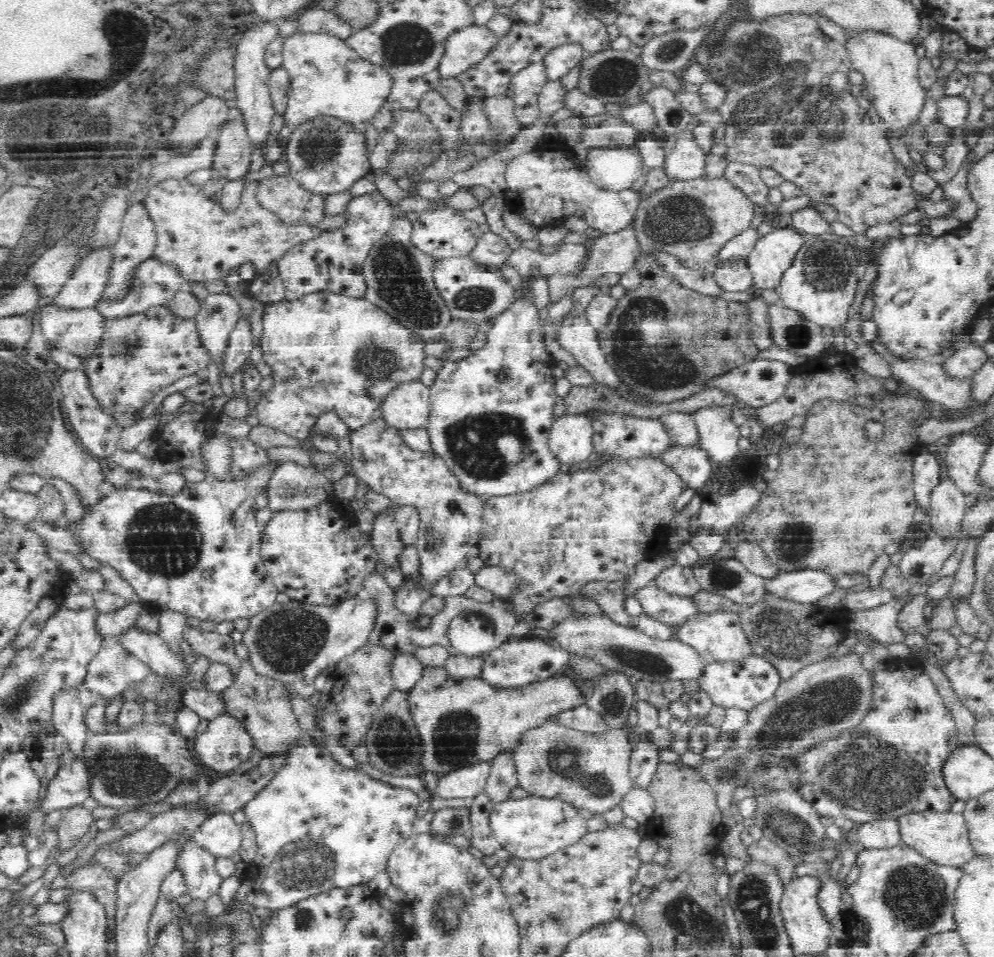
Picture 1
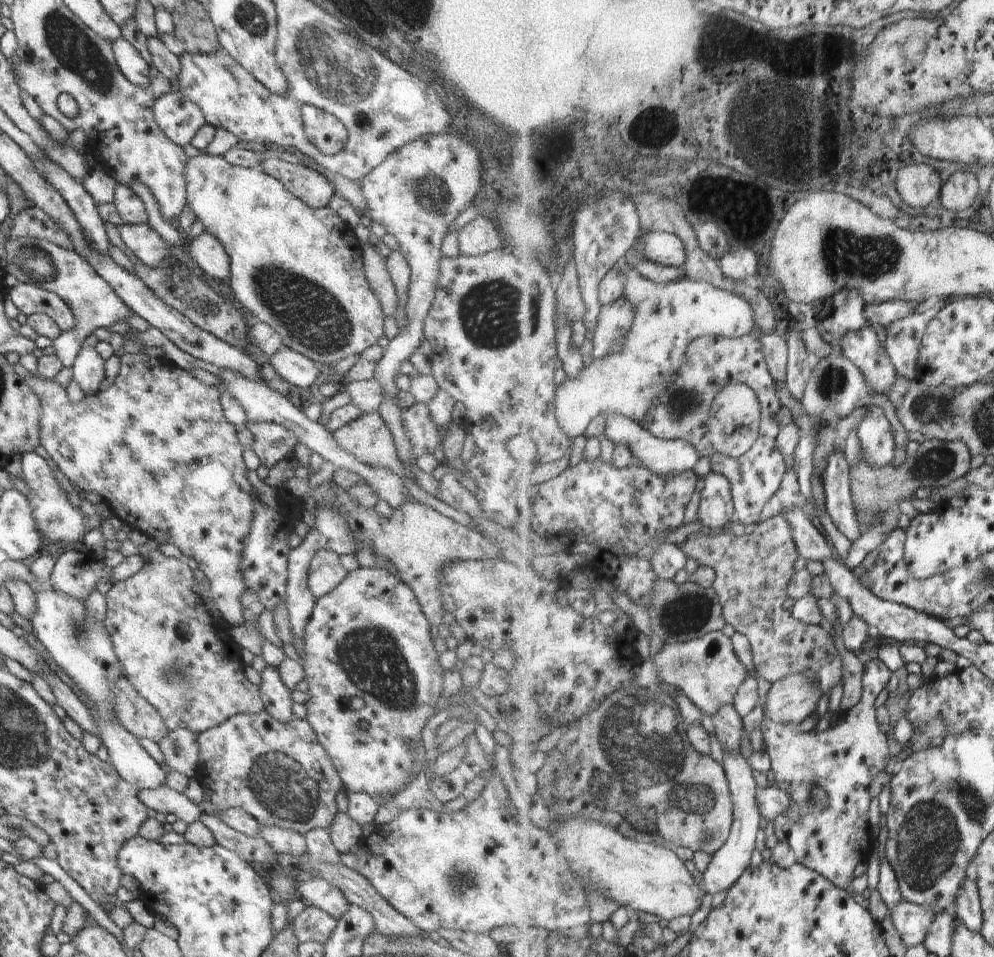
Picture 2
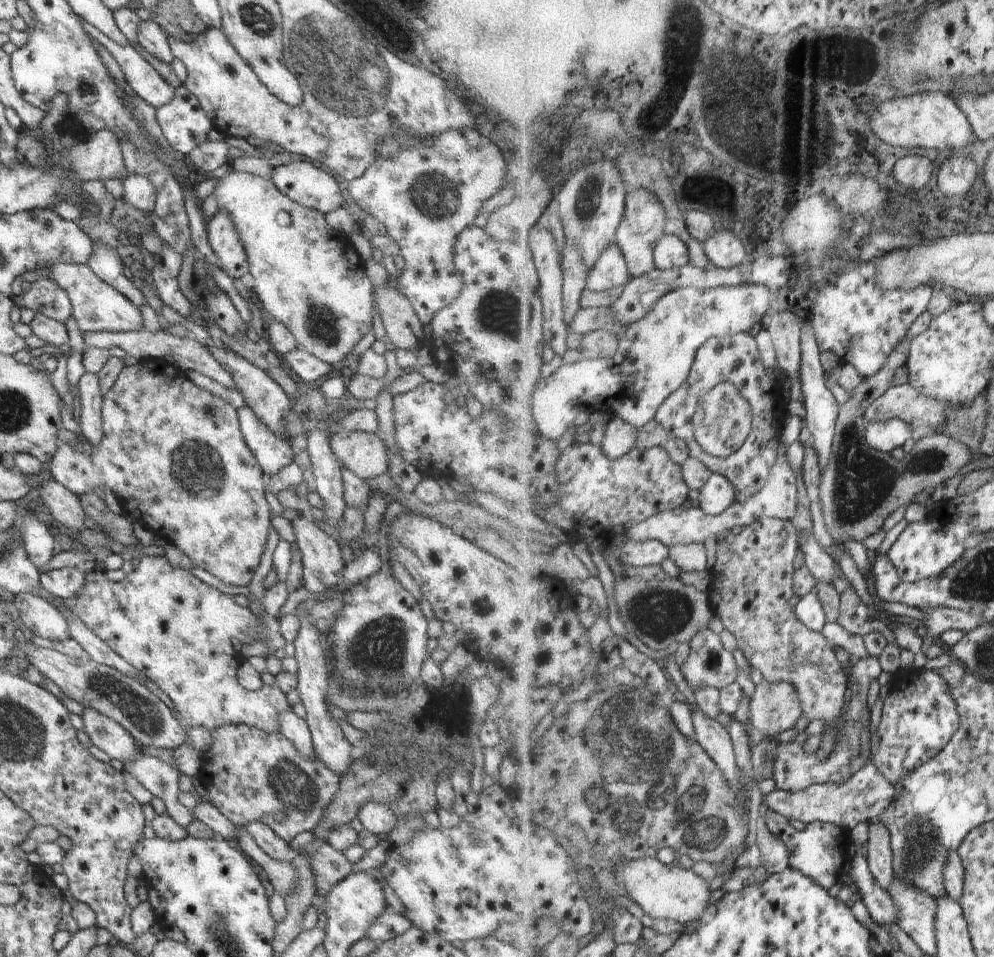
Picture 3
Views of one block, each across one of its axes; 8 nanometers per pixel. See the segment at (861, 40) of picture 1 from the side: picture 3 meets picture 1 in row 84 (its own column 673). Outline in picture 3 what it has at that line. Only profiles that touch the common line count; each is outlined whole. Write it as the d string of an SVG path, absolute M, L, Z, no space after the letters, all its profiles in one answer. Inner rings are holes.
M644 857L635 861L628 860L619 873L625 876L628 896L652 918L671 918L682 924L696 922L712 904L712 888L706 877L692 869L686 870L679 863L663 864L656 857Z

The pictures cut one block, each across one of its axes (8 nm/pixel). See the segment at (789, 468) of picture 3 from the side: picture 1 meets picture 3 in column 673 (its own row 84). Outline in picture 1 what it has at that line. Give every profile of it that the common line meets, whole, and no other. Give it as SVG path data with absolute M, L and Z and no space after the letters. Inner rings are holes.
M543 63L530 64L510 78L508 93L518 107L538 106L538 98L546 83Z

